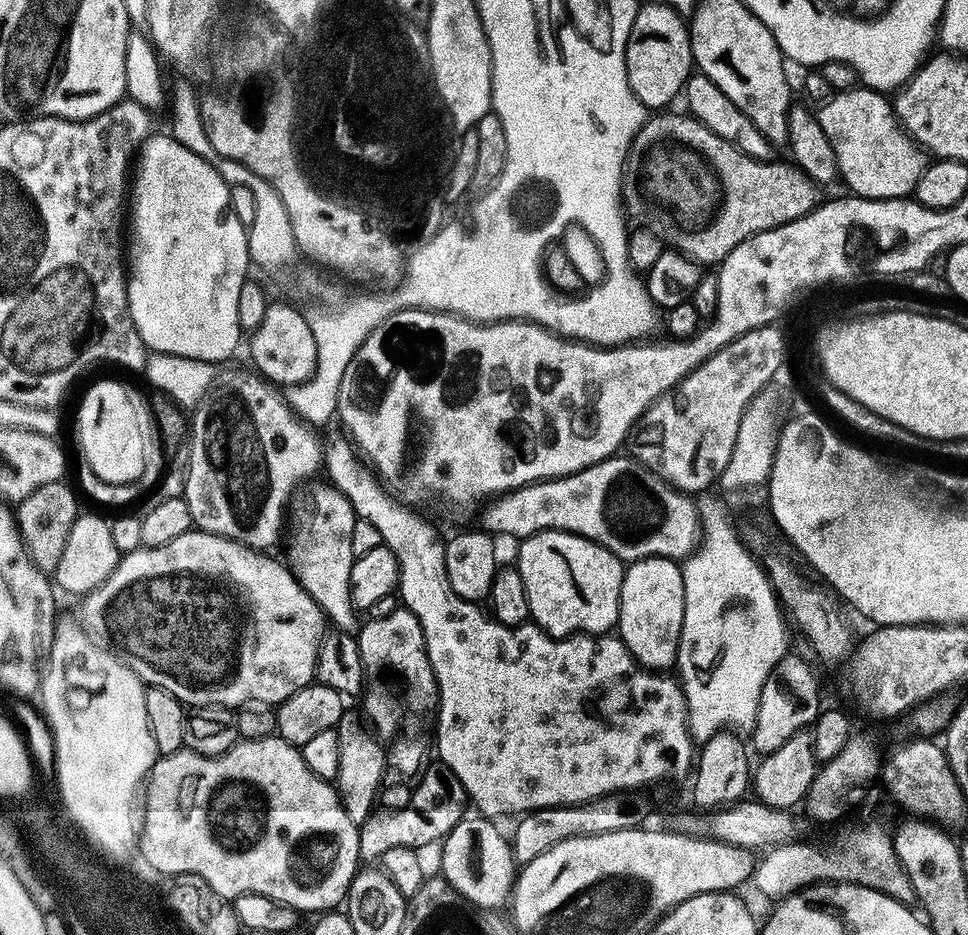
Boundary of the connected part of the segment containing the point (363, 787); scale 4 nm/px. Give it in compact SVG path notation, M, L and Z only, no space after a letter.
M352 710L345 711L344 717L335 727L340 757L334 787L339 793L340 801L344 804L346 814L360 826L369 817L377 803L380 779L386 771L386 752L381 741L377 740L370 731L369 725L357 713L356 716Z

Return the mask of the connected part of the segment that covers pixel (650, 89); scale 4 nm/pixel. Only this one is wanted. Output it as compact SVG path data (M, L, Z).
M644 3L637 9L626 50L630 87L646 106L660 110L683 88L694 70L692 43L685 19L668 4Z

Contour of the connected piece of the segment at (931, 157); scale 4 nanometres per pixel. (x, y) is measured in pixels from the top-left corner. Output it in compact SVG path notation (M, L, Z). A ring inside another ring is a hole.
M851 90L845 91L843 94L836 96L837 100L832 100L824 108L824 113L819 113L819 122L822 126L822 130L825 131L826 139L830 142L831 151L834 153L834 159L836 161L837 168L837 179L839 184L841 183L845 189L843 191L850 196L859 196L862 199L870 200L884 200L884 199L906 199L908 197L915 197L916 187L922 179L922 176L926 174L926 170L929 170L938 160L938 153L935 148L932 147L928 141L923 140L920 137L919 132L912 127L911 123L907 122L907 119L903 116L903 113L900 113L896 110L892 102L889 102L887 99L871 96L870 93L863 90Z

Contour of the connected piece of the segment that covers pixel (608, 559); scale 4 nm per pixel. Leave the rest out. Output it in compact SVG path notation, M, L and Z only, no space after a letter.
M539 532L519 541L520 557L514 560L522 574L531 619L549 636L608 634L620 618L620 591L625 561L593 540L572 532Z

